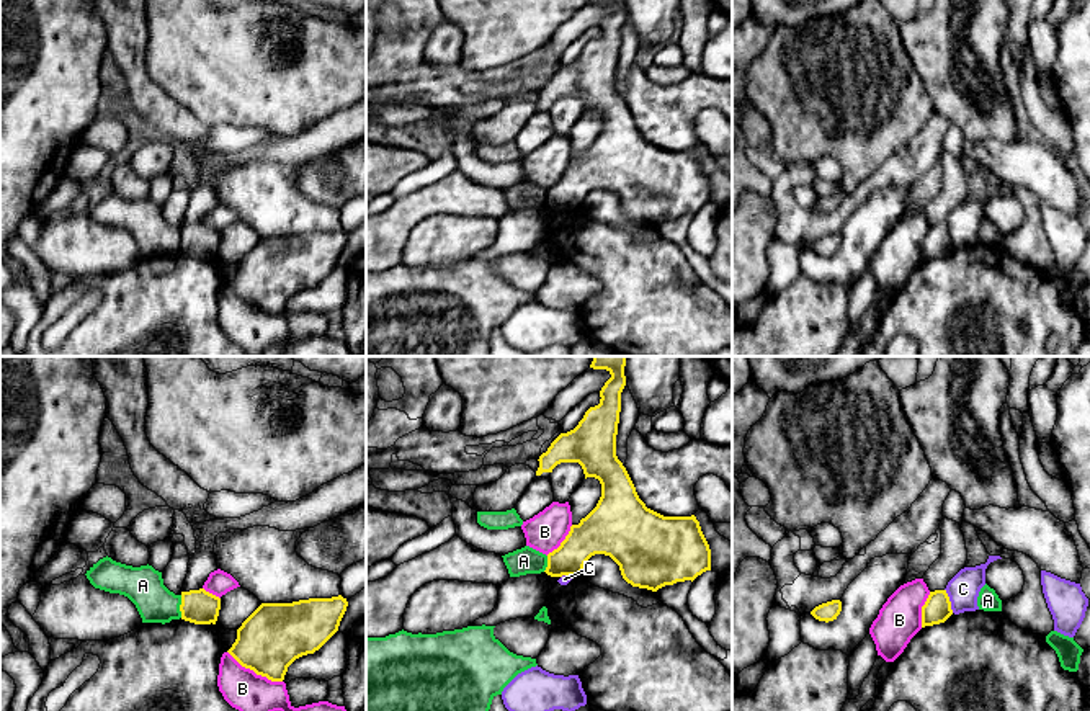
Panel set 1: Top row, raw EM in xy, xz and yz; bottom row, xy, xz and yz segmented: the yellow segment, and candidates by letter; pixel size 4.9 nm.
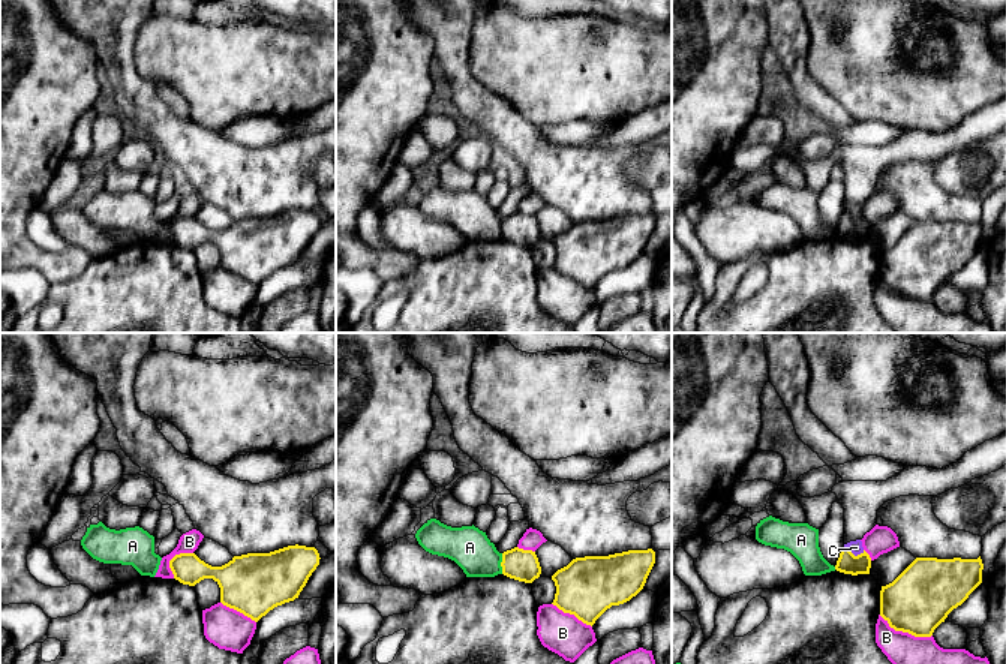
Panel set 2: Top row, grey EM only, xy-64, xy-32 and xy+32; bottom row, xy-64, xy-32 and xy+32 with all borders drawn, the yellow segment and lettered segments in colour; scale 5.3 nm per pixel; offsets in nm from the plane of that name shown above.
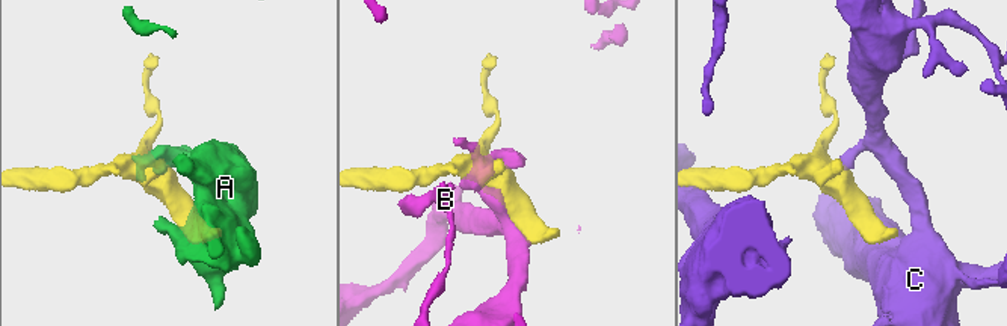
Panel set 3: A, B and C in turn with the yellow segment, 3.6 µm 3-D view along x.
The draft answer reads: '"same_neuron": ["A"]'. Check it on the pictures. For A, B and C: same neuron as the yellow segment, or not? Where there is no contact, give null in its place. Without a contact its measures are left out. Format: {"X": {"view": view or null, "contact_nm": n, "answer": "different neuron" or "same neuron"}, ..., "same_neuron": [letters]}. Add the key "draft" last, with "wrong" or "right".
{"A": {"view": "xy", "contact_nm": 110, "answer": "different neuron"}, "B": {"view": "xy", "contact_nm": 320, "answer": "different neuron"}, "C": {"view": "yz", "contact_nm": 130, "answer": "different neuron"}, "same_neuron": [], "draft": "wrong"}

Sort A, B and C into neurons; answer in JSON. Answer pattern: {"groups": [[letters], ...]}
{"groups": [["A"], ["B"], ["C"]]}

